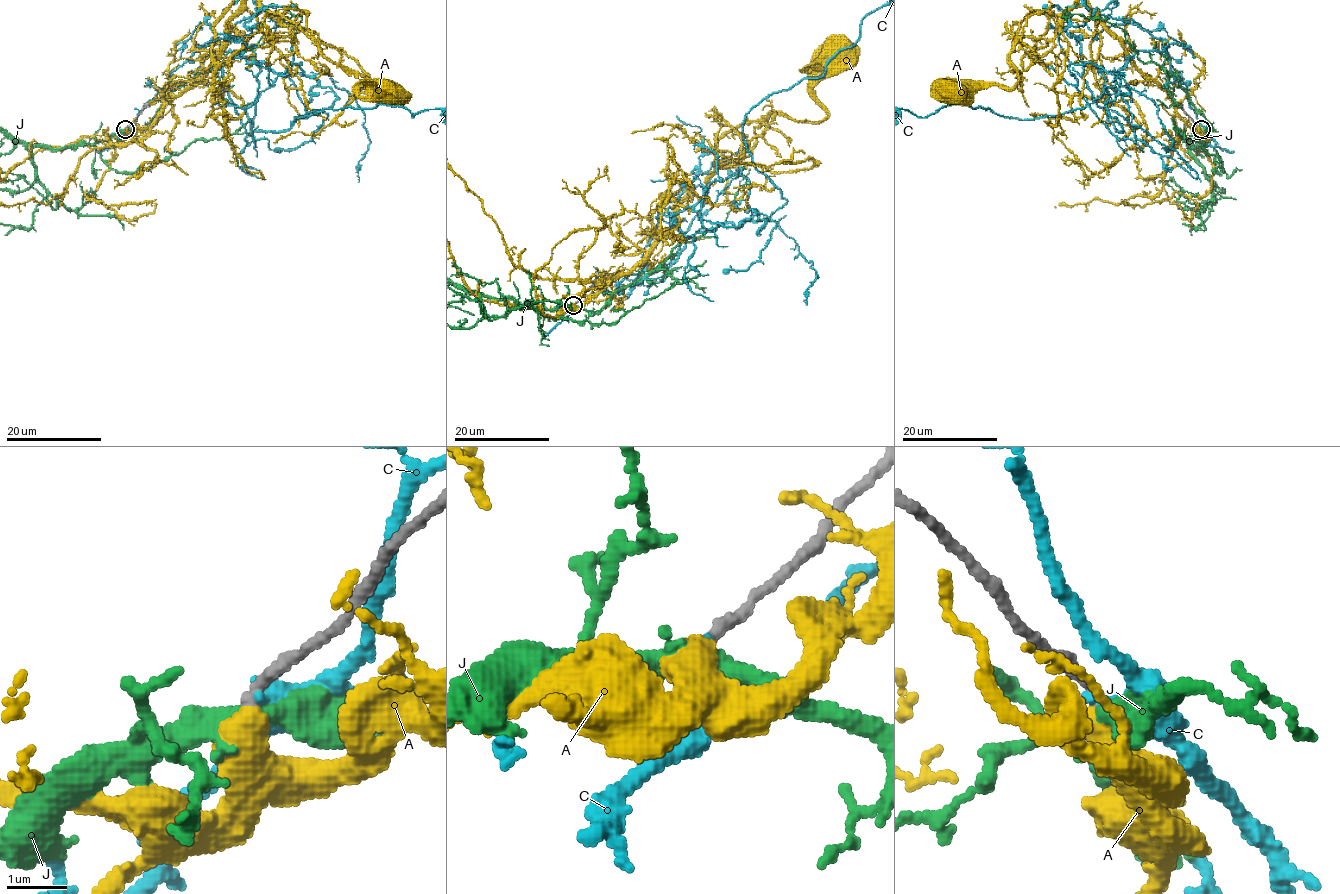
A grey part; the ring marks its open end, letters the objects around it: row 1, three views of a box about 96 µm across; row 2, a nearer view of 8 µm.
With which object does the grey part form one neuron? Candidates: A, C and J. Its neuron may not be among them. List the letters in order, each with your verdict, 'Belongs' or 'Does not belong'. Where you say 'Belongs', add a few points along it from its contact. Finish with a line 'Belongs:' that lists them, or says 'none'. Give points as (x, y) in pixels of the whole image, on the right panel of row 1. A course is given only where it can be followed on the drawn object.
A: Does not belong
C: Does not belong
J: Does not belong
Belongs: none

